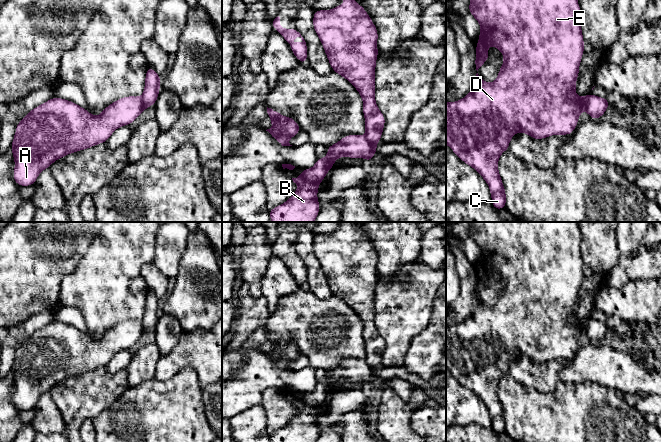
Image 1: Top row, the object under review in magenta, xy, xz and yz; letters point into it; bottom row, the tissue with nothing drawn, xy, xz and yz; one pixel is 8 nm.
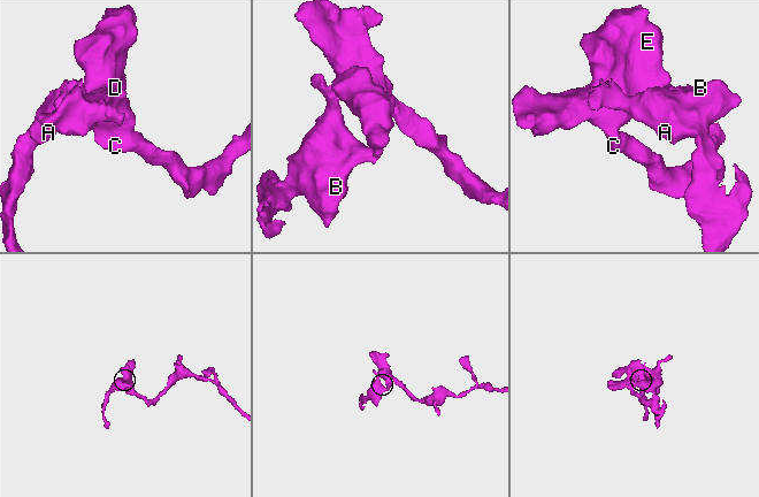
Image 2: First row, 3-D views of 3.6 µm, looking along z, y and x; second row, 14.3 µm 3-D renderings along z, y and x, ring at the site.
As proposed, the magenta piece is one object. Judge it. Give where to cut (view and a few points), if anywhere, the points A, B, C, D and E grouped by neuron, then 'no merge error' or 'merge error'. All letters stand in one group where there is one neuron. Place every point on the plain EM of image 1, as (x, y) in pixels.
cut yz (589, 318), (583, 333); groups A B / C D E; merge error

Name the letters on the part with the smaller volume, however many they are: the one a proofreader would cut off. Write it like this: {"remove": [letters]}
{"remove": ["A", "B"]}

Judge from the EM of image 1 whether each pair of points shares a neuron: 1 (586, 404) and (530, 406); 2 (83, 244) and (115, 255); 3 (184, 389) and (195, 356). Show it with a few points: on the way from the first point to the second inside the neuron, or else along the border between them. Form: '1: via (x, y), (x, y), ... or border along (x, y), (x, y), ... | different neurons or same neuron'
1: via (572, 406), (544, 406) | same neuron
2: border along (97, 232), (86, 253), (76, 266) | different neurons
3: border along (170, 378), (185, 368), (192, 368), (202, 387) | different neurons

